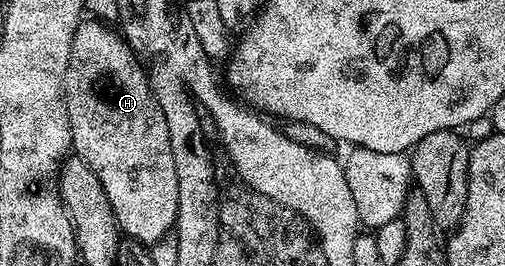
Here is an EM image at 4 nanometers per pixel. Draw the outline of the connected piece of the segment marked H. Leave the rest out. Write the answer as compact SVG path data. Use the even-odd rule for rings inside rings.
M84 19L74 31L64 102L72 132L71 152L98 175L121 234L155 246L155 241L167 233L169 236L176 224L178 171L174 171L166 115L154 99L148 74L136 52L111 24Z

